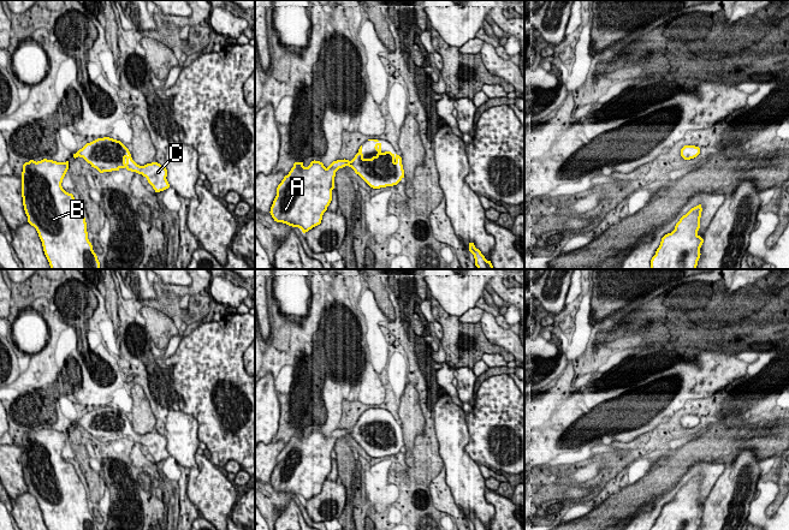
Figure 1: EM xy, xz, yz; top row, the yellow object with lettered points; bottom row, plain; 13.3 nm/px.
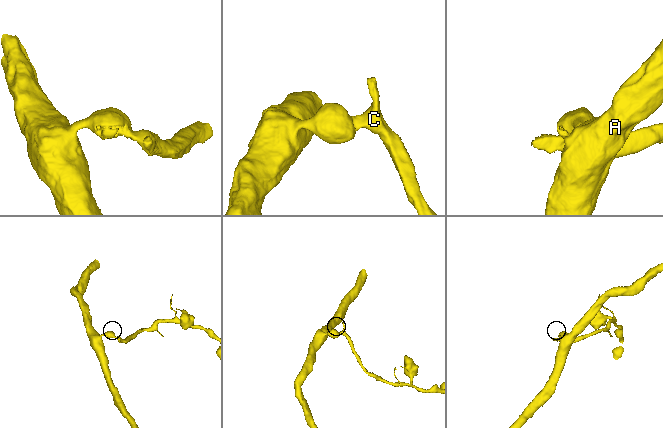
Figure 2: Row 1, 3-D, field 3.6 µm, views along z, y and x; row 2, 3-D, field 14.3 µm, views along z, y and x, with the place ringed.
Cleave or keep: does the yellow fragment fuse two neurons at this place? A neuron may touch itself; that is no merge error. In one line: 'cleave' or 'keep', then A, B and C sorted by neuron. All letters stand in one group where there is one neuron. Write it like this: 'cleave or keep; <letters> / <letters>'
keep; A B C

